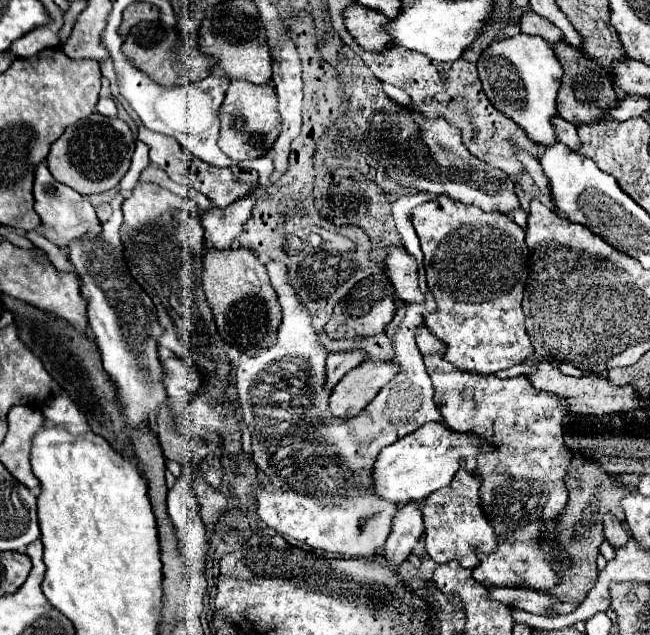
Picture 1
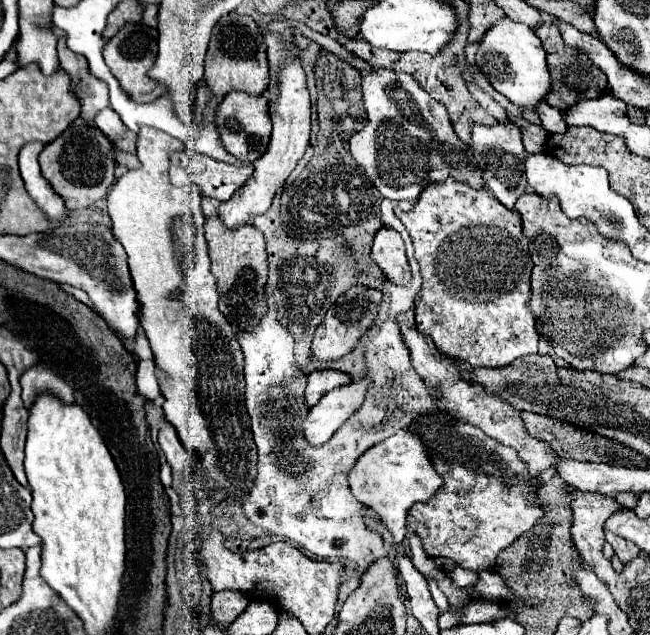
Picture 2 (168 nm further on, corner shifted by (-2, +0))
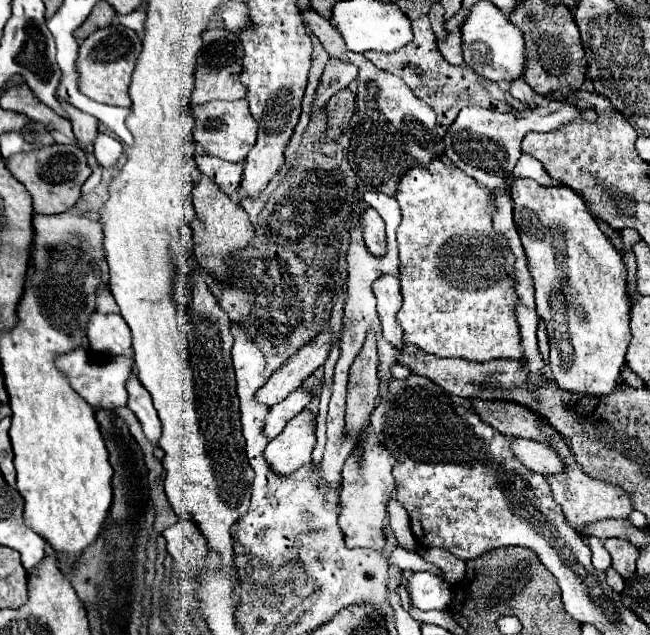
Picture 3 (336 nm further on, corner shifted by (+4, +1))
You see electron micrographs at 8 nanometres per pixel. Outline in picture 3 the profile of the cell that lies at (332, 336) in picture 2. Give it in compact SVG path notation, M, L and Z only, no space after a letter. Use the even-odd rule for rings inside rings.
M320 332L310 344L302 346L296 354L292 354L256 392L256 402L264 406L274 406L282 402L290 392L298 390L302 382L326 362L332 338L334 334Z

